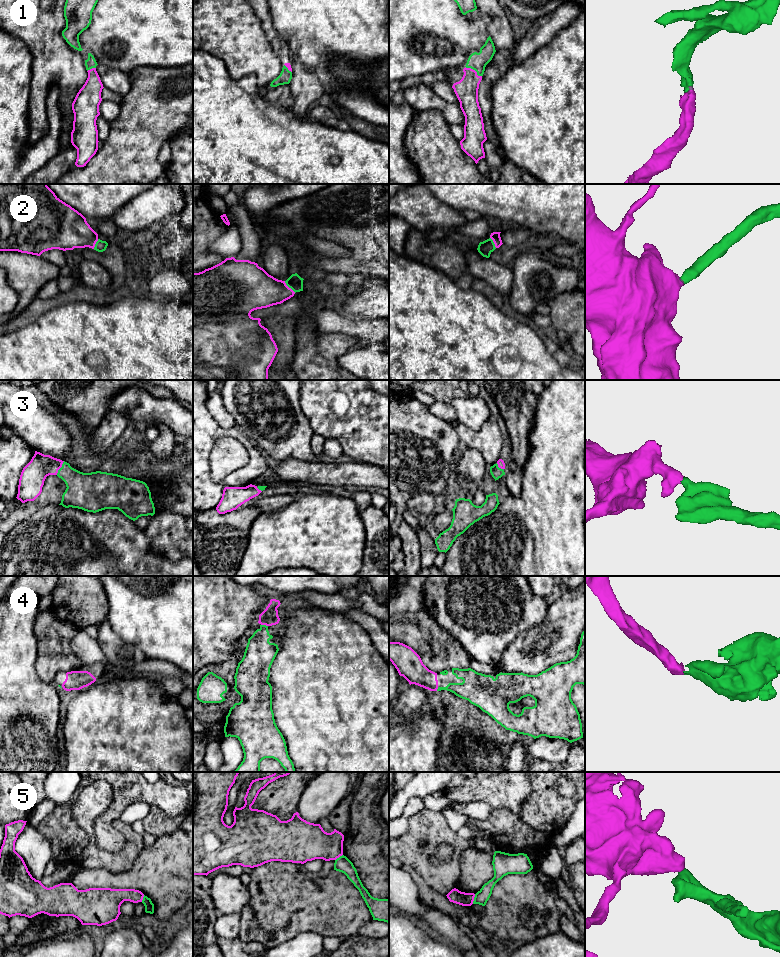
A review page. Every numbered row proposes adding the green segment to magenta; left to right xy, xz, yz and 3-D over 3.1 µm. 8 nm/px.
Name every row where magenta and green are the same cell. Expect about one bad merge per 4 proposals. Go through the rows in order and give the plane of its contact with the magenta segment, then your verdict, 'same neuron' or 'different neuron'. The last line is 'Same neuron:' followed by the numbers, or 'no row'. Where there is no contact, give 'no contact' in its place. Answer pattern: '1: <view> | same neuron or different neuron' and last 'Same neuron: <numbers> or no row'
1: yz | same neuron
2: xz | same neuron
3: xy | same neuron
4: xz | same neuron
5: yz | different neuron
Same neuron: 1, 2, 3, 4

